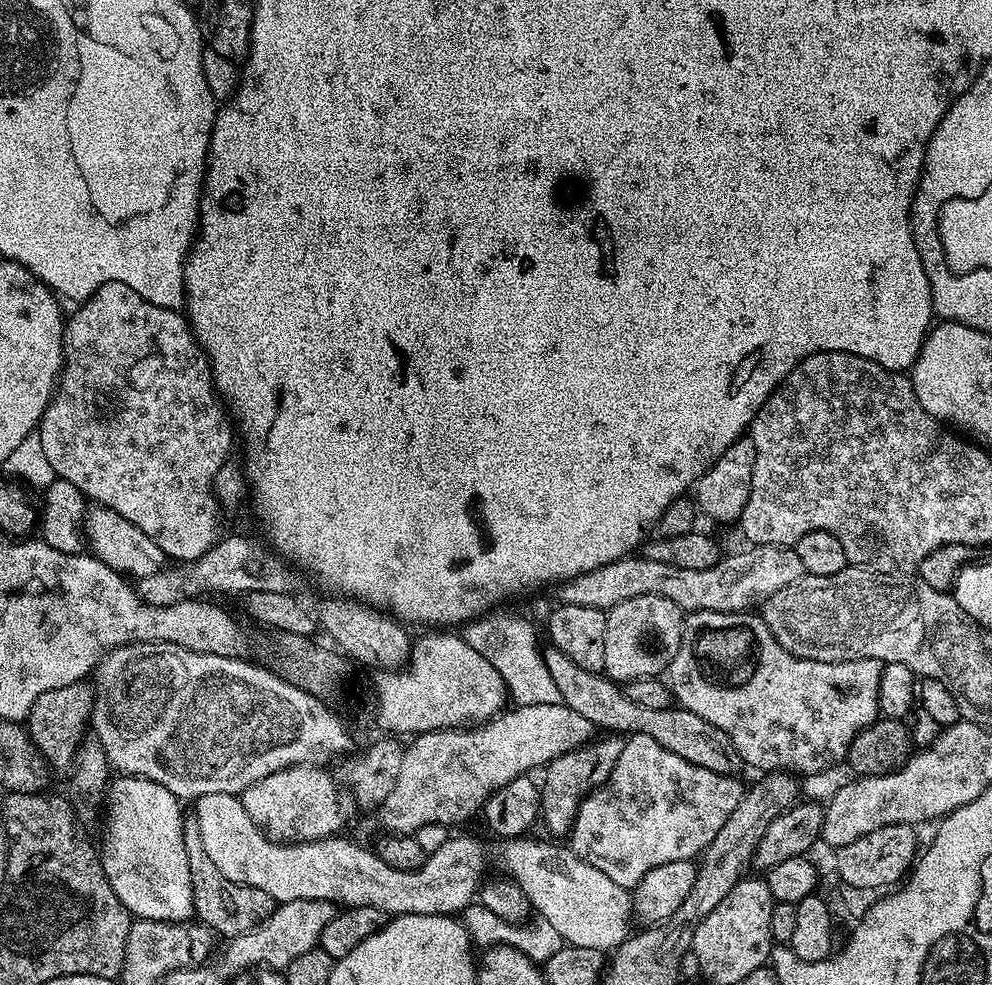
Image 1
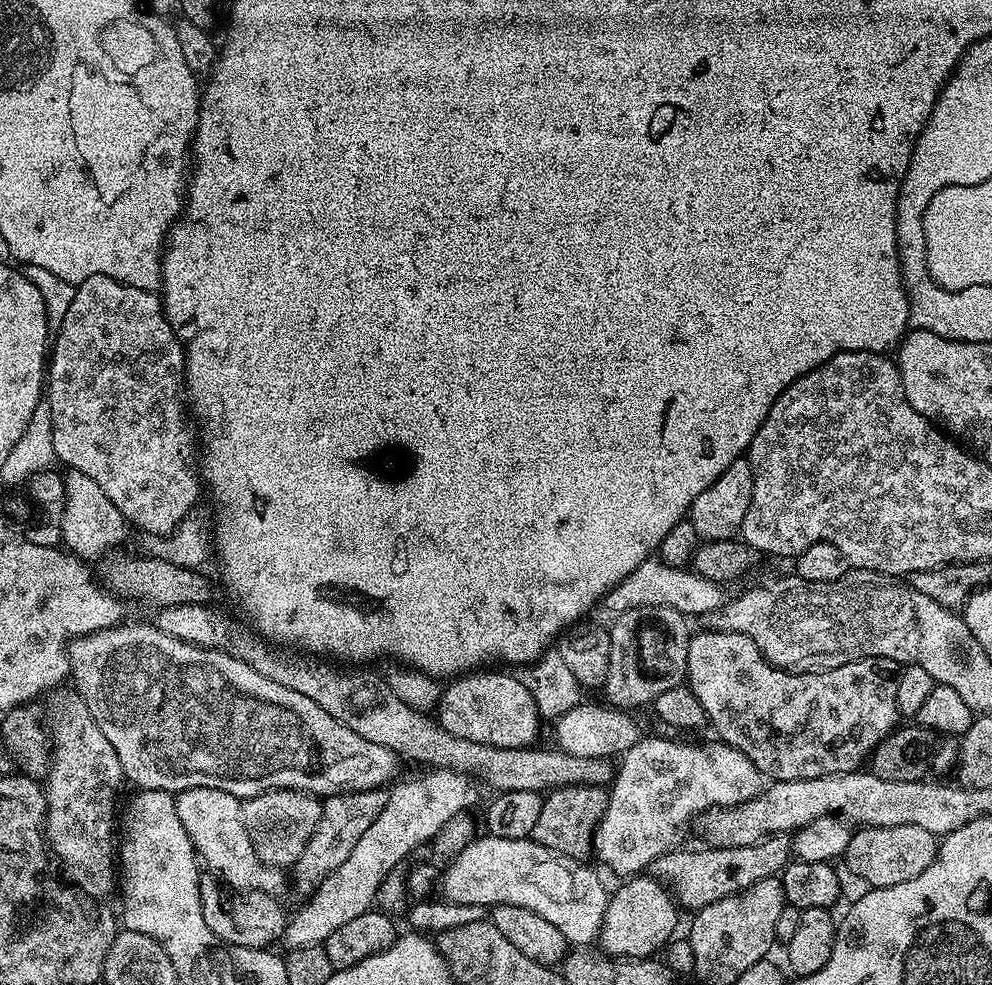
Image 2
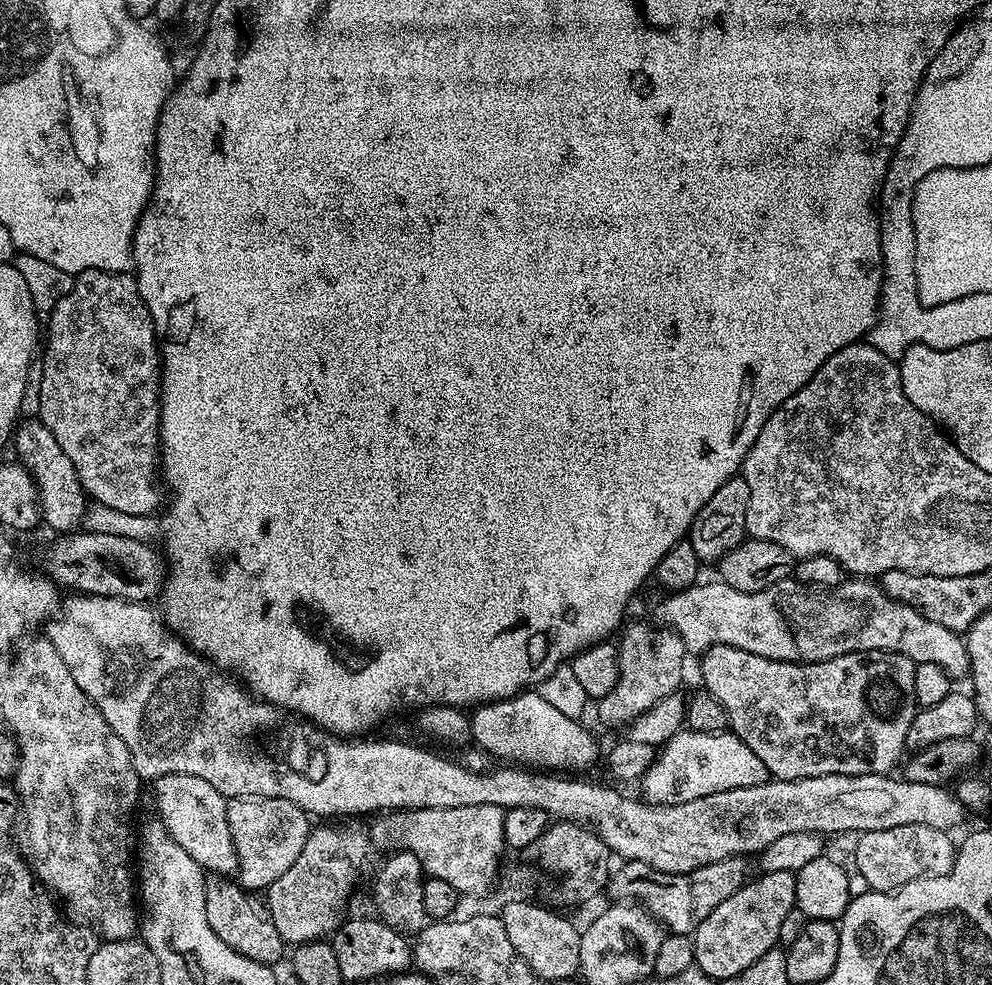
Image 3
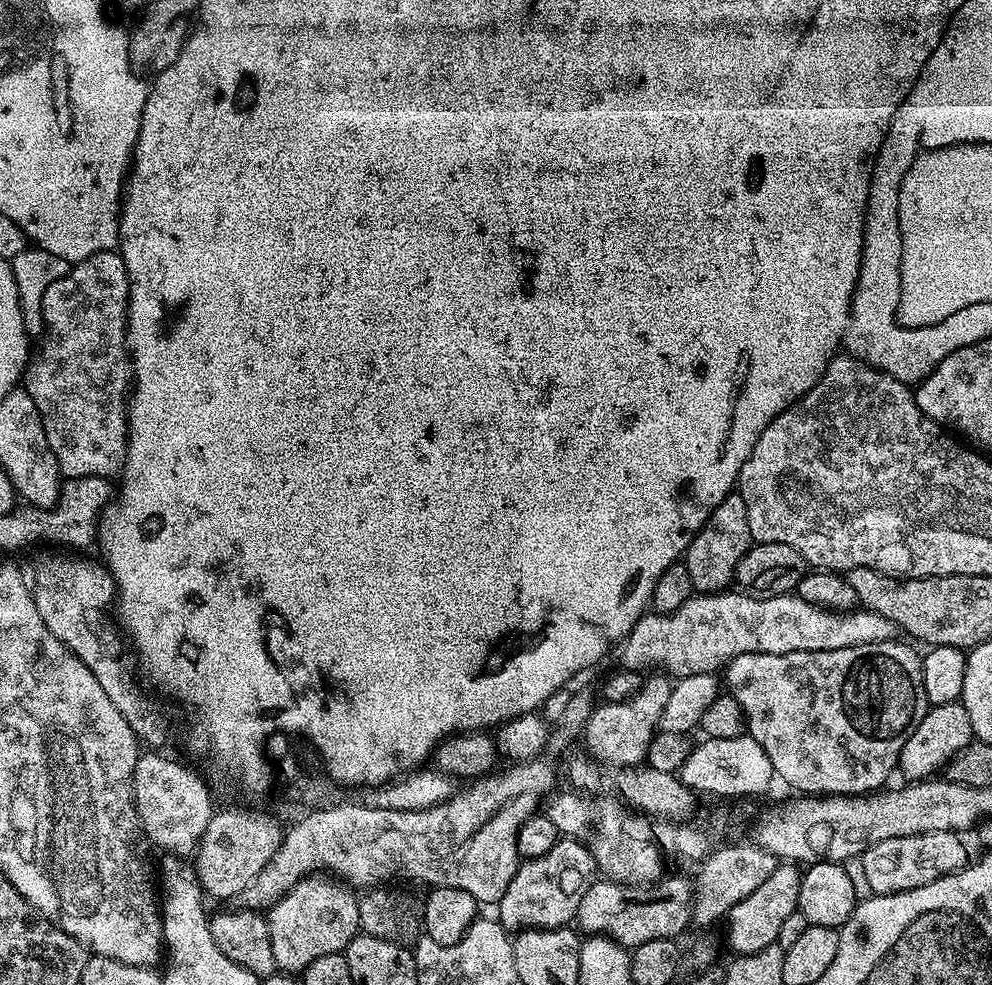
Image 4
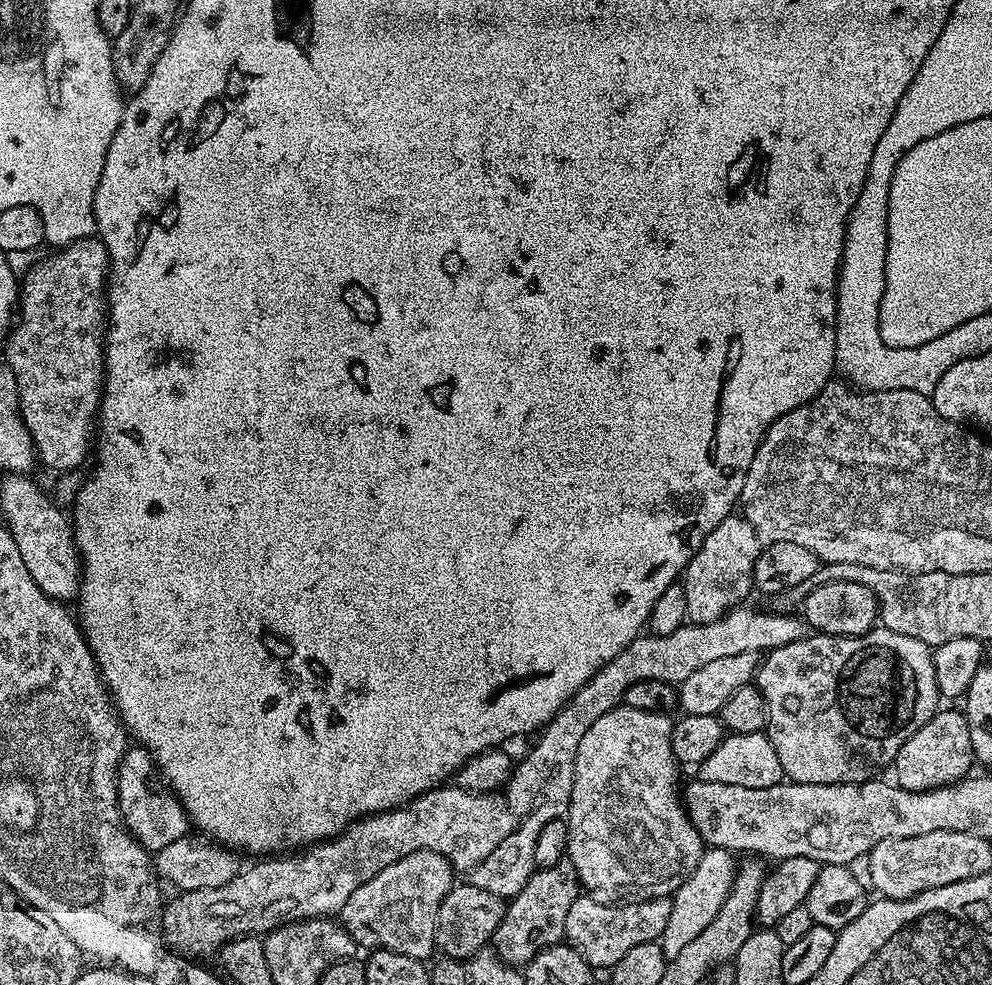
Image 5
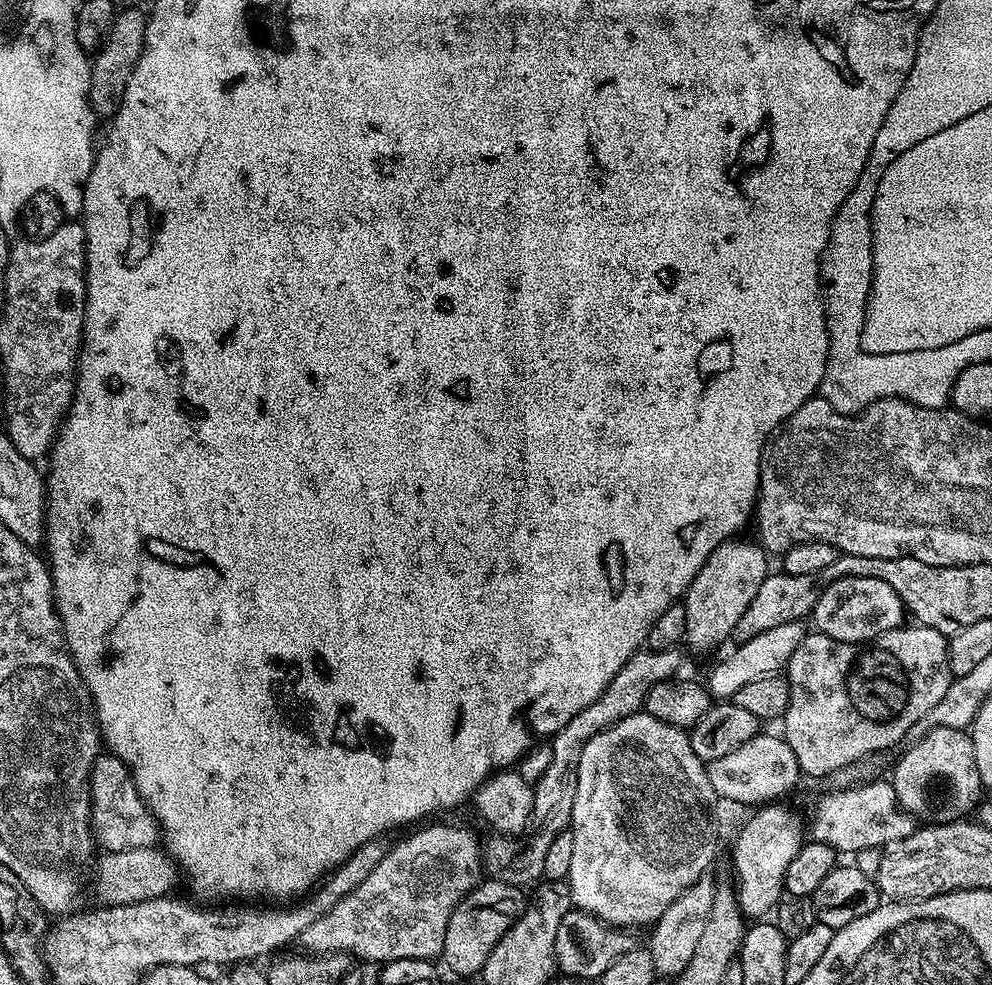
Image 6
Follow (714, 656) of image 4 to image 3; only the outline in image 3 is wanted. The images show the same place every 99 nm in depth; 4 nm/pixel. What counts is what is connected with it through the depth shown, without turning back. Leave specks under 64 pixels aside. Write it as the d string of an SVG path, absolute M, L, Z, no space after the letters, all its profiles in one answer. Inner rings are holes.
M789 578L778 582L774 586L770 586L766 590L758 590L757 592L743 592L742 590L734 590L730 586L726 586L723 582L715 582L716 584L704 584L705 582L697 582L691 588L686 588L682 592L675 592L667 595L666 600L662 601L656 608L655 619L659 621L663 627L671 628L676 633L676 637L684 643L685 649L689 653L703 654L714 646L734 646L746 650L750 654L758 654L762 658L770 658L771 660L785 660L791 664L813 664L814 662L822 662L830 658L838 658L842 654L854 654L855 652L899 652L900 655L910 658L912 663L918 664L937 664L940 669L947 672L949 677L956 676L967 677L970 669L968 666L968 646L965 637L958 632L946 630L946 626L938 626L938 622L930 622L930 618L926 618L918 610L914 610L908 604L904 604L900 600L895 600L893 596L888 596L880 589L879 583L873 582L868 578L848 578L844 583L839 584L834 590L825 590L823 588L813 588L809 585L800 583L795 578Z

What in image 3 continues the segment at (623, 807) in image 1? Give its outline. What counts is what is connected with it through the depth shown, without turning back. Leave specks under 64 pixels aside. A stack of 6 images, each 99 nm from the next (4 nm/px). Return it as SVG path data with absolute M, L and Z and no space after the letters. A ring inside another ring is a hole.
M681 730L674 738L670 738L657 751L651 766L642 777L644 784L643 799L650 804L681 804L694 802L694 798L706 798L706 794L714 794L722 790L738 790L742 786L758 786L770 779L766 766L762 766L762 758L746 746L746 742L738 739L731 730L702 734L691 730Z

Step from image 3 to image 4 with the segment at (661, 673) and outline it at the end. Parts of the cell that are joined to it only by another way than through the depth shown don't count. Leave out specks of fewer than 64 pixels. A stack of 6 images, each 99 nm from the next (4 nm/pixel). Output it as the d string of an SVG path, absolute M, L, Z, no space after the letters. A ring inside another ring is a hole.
M652 674L652 676L643 681L640 685L640 691L636 692L622 702L600 702L593 707L590 718L584 724L582 733L582 741L588 746L587 751L595 756L598 760L617 766L640 766L645 763L648 754L648 744L652 741L652 737L656 735L660 727L660 715L662 714L662 706L666 706L666 698L670 698L670 690L673 681L664 674Z

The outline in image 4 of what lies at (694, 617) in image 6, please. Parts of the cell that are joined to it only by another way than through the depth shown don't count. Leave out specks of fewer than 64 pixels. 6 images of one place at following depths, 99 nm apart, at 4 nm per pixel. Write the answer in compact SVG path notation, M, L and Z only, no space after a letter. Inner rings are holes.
M734 490L722 498L722 502L718 502L683 557L682 563L690 570L693 589L700 594L725 591L735 581L738 562L742 562L753 543L750 522L746 518L746 502L740 497L739 491Z

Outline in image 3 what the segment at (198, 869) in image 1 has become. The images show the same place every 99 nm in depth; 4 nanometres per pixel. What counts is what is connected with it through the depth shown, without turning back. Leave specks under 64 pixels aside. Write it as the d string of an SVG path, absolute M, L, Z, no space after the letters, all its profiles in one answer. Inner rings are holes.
M215 874L205 875L204 889L206 922L210 922L210 930L214 930L230 950L269 966L276 966L283 956L285 959L286 945L274 926L274 918L263 895L243 888L235 879Z

